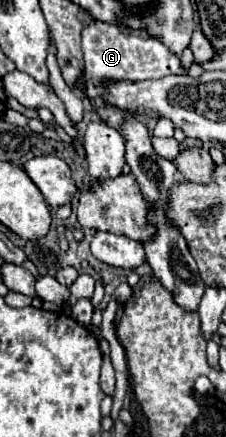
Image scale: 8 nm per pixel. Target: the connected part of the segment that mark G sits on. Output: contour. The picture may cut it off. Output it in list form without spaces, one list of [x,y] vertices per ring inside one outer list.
[[[92,19],[88,27],[82,29],[82,51],[86,63],[86,95],[92,101],[92,107],[104,107],[104,87],[102,83],[110,83],[112,79],[162,79],[166,75],[184,75],[186,69],[180,63],[180,57],[172,53],[158,39],[142,39],[136,35],[124,35],[116,25]]]

